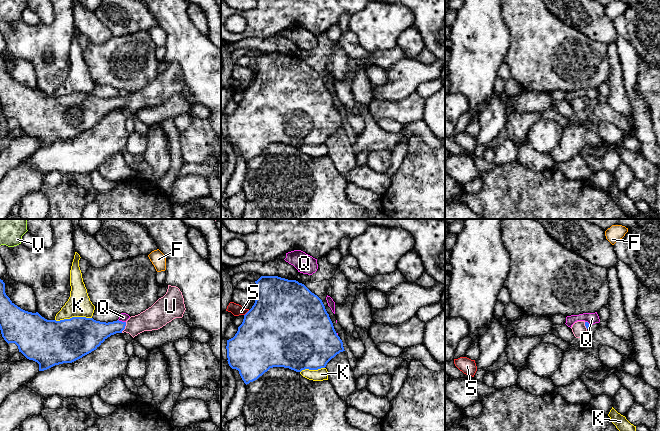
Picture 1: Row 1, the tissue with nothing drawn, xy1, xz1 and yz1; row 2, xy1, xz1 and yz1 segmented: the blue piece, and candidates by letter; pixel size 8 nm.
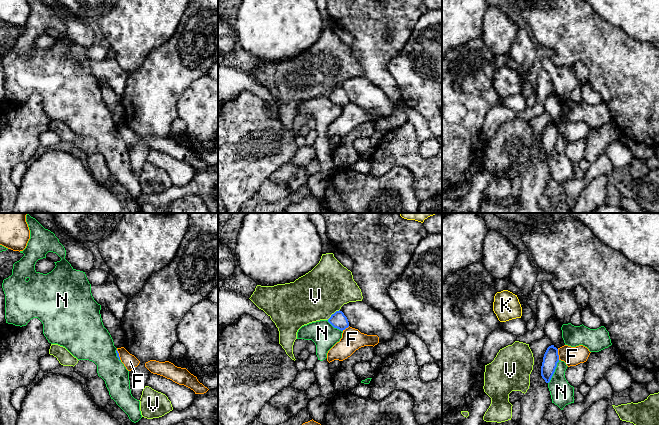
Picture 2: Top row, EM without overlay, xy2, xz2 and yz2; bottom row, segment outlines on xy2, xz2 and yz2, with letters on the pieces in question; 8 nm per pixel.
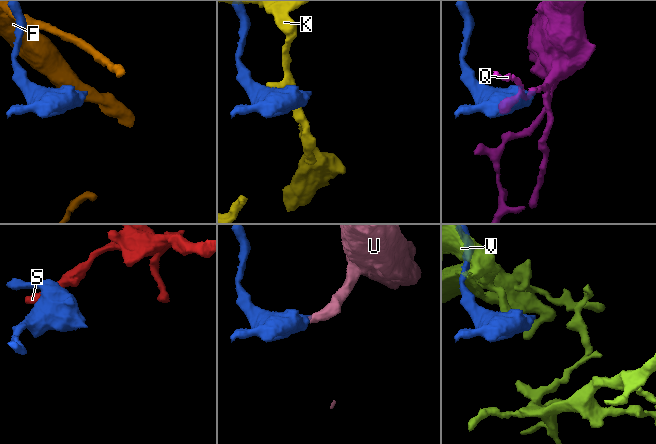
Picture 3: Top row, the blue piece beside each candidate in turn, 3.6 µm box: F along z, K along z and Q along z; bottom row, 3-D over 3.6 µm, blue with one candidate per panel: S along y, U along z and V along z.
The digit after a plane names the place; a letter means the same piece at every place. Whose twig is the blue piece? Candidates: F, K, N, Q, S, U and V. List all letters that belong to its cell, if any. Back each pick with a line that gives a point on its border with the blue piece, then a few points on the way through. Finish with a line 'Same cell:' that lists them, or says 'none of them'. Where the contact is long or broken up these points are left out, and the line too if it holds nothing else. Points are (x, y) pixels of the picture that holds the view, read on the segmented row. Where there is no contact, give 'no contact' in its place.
U: contact xy1 (124, 327); way xy1 (94, 333), (113, 327), (124, 327), (133, 326), (153, 318)
Same cell: U

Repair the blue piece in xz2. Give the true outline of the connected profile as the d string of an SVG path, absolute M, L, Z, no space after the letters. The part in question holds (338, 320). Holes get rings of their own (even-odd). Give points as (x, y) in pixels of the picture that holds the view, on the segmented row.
M336 311L331 317L328 319L328 322L334 327L341 331L345 330L349 327L349 322L347 317L344 315L342 311Z

